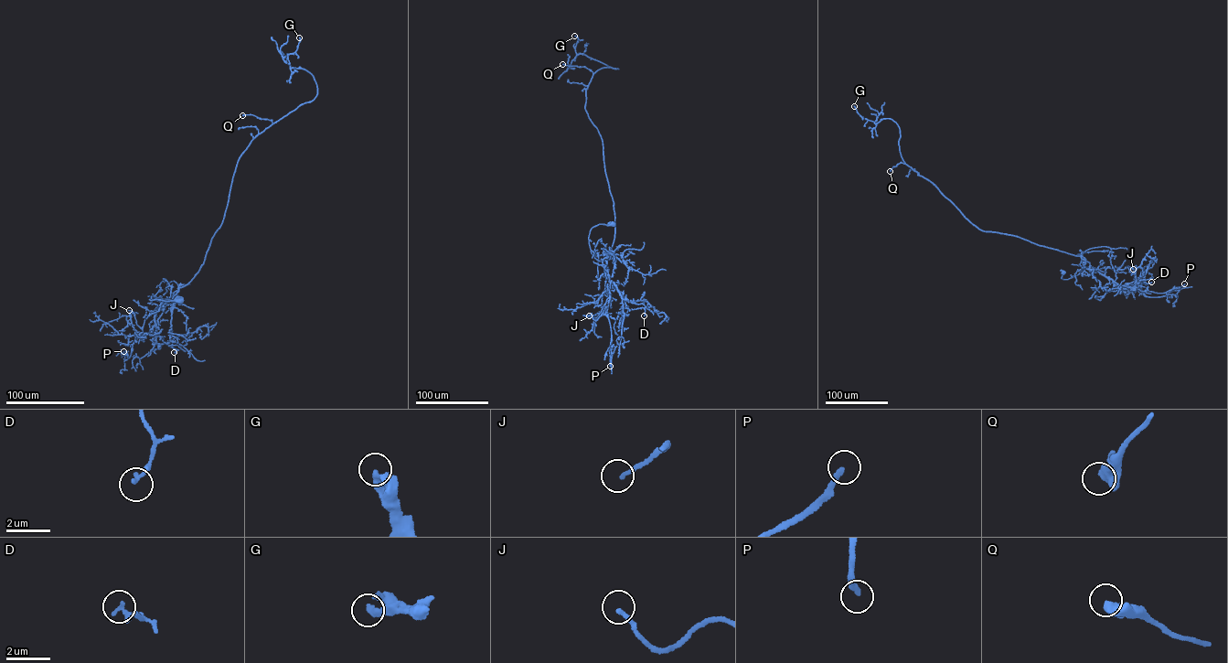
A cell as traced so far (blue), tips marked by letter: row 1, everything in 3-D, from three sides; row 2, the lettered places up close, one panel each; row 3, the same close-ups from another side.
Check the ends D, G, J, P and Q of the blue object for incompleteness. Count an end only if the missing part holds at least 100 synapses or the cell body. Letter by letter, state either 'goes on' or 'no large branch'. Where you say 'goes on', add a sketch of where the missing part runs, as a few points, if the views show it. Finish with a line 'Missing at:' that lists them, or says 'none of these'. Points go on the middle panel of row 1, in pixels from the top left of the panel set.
D: no large branch
G: no large branch
J: no large branch
P: no large branch
Q: no large branch
Missing at: none of these

